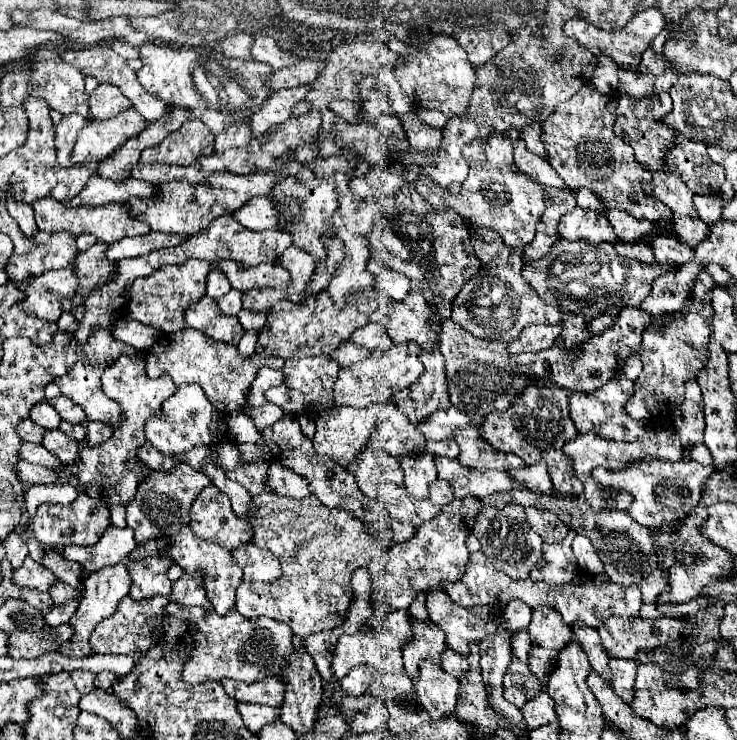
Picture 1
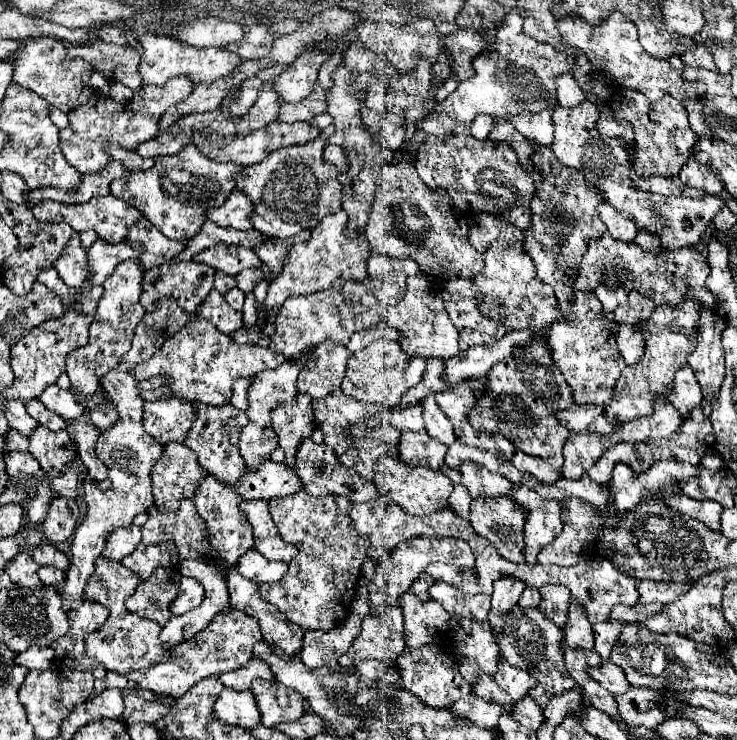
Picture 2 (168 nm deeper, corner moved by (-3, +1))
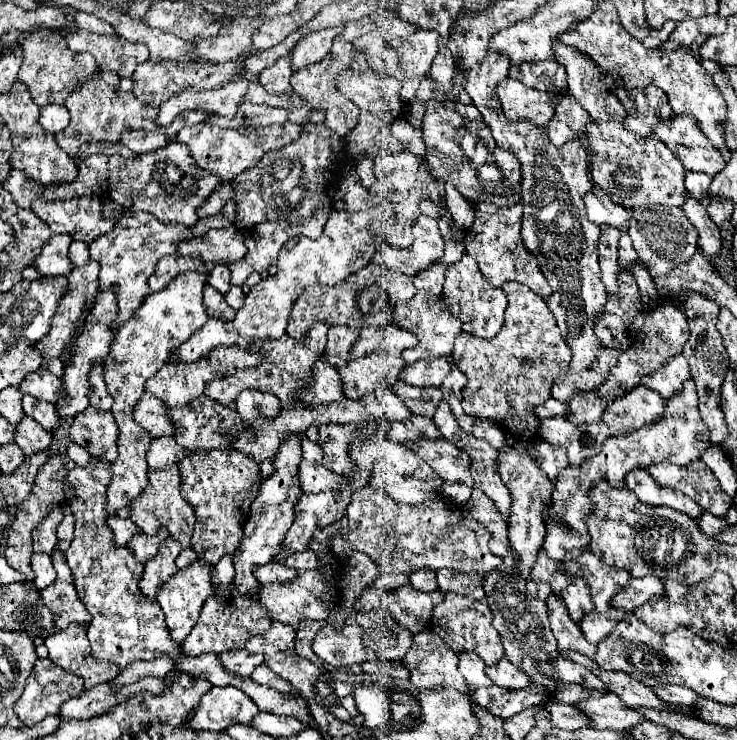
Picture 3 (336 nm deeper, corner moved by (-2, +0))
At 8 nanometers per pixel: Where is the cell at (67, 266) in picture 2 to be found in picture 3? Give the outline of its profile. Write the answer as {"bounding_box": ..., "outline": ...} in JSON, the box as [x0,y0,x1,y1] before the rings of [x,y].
{"bounding_box":[32,234,72,276],"outline":[[[54,234],[42,248],[40,256],[32,264],[42,276],[68,276],[72,272],[72,262],[68,260],[68,246],[72,238],[64,234]]]}

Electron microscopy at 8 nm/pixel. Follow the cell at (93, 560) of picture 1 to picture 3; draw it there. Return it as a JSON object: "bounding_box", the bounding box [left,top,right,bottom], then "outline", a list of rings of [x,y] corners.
{"bounding_box":[108,516,140,546],"outline":[[[110,516],[108,524],[110,524],[112,532],[114,532],[114,542],[116,542],[118,546],[128,544],[128,540],[130,540],[134,534],[140,532],[140,528],[138,528],[132,520],[122,520],[122,518],[118,518],[118,516]]]}

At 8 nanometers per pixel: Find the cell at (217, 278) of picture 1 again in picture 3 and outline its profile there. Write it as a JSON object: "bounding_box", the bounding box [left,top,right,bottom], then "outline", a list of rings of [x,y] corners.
{"bounding_box":[208,264,230,294],"outline":[[[216,264],[208,276],[208,284],[214,286],[218,292],[226,294],[230,290],[230,272],[226,264]]]}

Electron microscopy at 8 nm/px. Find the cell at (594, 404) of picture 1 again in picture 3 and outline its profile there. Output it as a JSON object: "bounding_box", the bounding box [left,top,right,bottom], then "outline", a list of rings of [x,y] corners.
{"bounding_box":[534,398,568,420],"outline":[[[550,398],[550,400],[546,400],[544,404],[536,406],[536,408],[534,408],[534,414],[536,414],[540,420],[544,420],[544,418],[568,416],[568,404],[564,404],[564,402],[558,402],[558,400]]]}

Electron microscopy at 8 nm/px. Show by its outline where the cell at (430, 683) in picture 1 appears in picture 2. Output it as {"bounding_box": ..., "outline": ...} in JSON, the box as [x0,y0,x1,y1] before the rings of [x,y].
{"bounding_box":[397,645,471,709],"outline":[[[439,645],[419,647],[417,651],[405,649],[401,659],[397,659],[397,671],[401,675],[401,685],[431,709],[449,709],[457,699],[471,693],[471,687],[461,679],[457,661]]]}

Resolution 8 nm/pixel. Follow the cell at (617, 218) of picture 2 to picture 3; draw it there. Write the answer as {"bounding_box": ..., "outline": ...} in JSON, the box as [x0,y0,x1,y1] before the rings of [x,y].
{"bounding_box":[584,186,628,228],"outline":[[[594,186],[592,192],[584,196],[584,204],[588,210],[588,218],[594,224],[616,224],[616,228],[626,226],[628,212],[620,208],[618,204],[614,204],[612,198],[604,190]]]}

